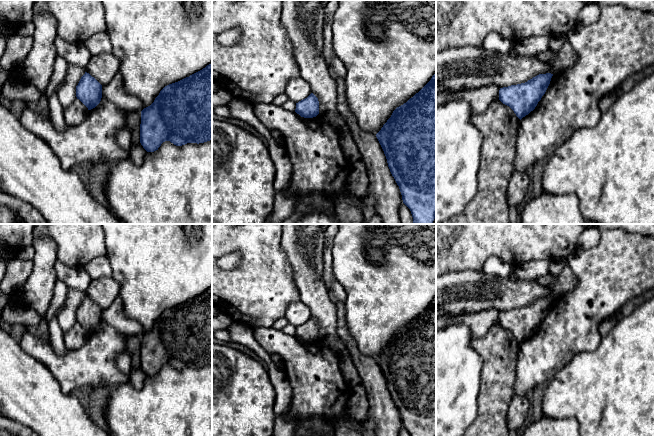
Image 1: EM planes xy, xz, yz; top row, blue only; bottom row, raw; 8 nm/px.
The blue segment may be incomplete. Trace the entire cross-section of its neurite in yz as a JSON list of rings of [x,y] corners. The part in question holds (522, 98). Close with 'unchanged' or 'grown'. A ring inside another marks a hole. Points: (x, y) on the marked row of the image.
[[[551,73],[539,74],[525,83],[500,88],[499,100],[503,104],[509,106],[514,111],[516,116],[521,120],[535,109],[542,96],[545,94],[552,76],[553,74]]] | unchanged

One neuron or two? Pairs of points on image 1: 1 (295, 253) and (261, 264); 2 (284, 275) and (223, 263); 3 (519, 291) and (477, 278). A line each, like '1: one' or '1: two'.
1: two
2: two
3: one

